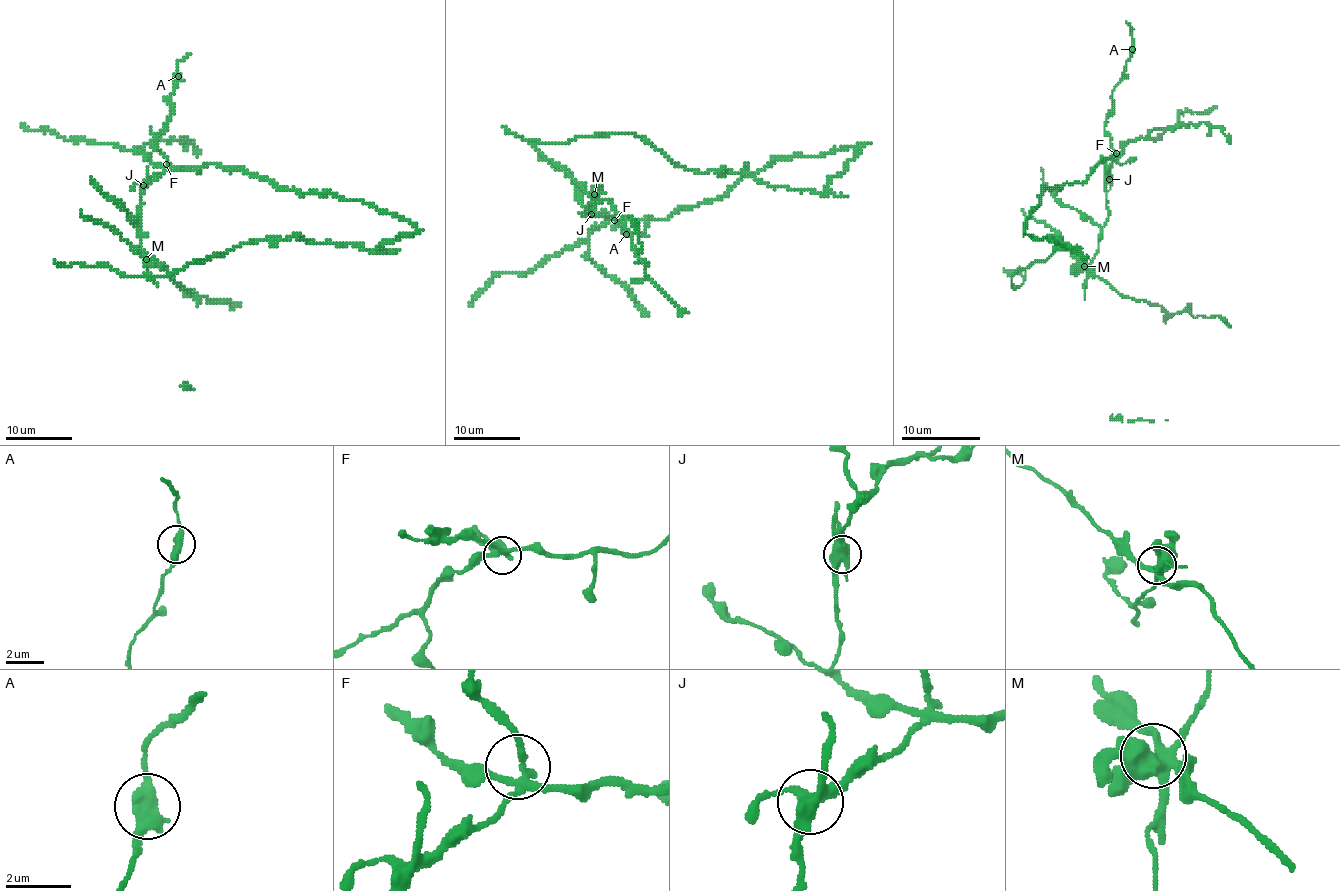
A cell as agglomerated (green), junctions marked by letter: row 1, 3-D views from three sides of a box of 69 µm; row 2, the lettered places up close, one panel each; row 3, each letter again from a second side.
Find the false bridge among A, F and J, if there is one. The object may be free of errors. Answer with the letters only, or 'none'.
J

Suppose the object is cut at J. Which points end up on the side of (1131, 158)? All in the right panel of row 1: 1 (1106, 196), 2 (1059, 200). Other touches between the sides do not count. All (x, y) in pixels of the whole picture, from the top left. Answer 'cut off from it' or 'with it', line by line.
1: cut off from it
2: cut off from it

